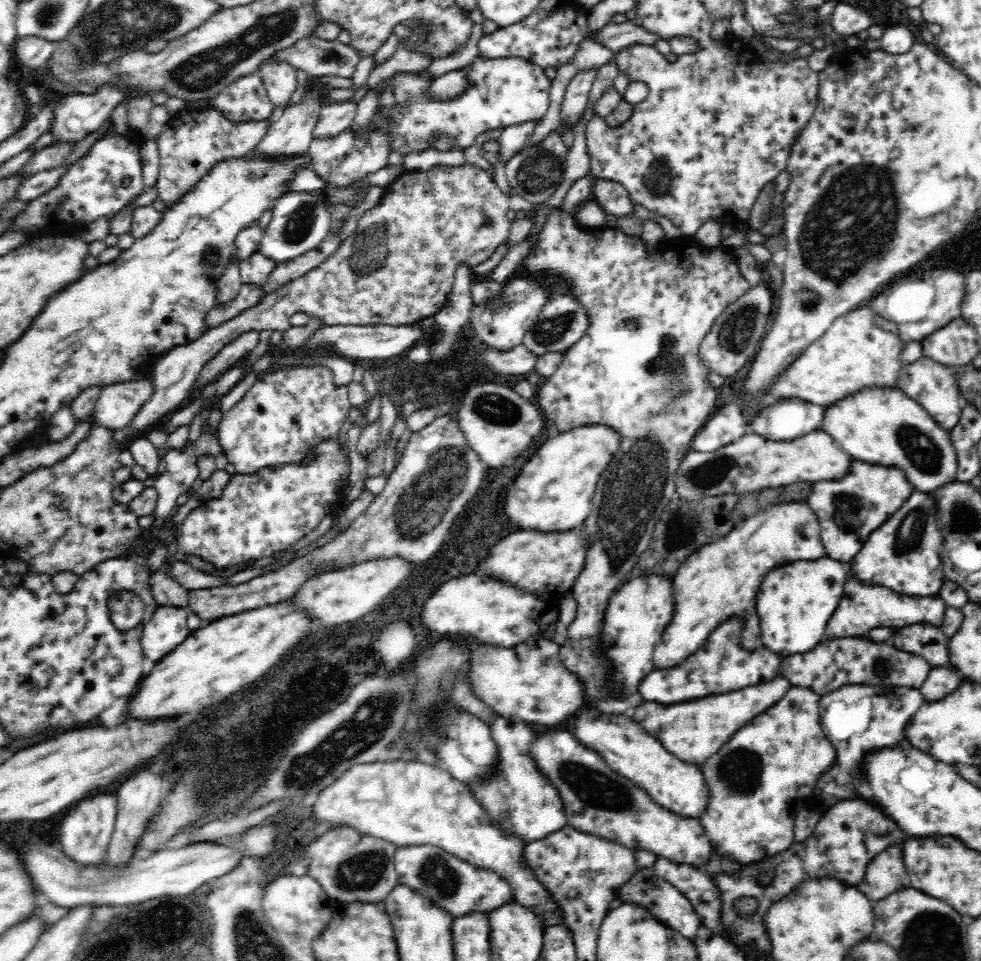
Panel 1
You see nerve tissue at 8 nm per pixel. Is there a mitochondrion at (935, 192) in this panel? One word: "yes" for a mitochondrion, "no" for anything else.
no

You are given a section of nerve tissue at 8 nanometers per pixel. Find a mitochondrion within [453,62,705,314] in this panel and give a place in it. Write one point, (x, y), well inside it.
(538, 172)

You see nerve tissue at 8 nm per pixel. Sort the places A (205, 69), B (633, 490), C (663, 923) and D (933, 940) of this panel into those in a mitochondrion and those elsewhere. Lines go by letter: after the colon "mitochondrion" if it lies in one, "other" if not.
A: mitochondrion
B: mitochondrion
C: other
D: mitochondrion

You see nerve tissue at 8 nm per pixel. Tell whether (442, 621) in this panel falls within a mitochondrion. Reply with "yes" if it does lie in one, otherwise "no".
no

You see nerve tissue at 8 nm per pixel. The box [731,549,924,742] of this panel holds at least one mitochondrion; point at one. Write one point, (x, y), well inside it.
(881, 667)

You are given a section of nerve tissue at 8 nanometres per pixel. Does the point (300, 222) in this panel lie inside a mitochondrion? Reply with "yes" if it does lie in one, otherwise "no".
yes

